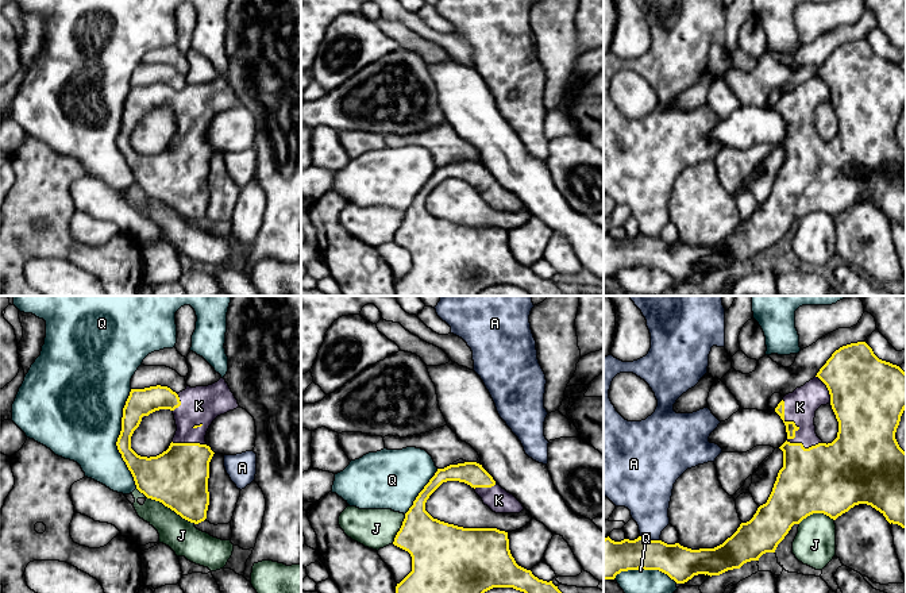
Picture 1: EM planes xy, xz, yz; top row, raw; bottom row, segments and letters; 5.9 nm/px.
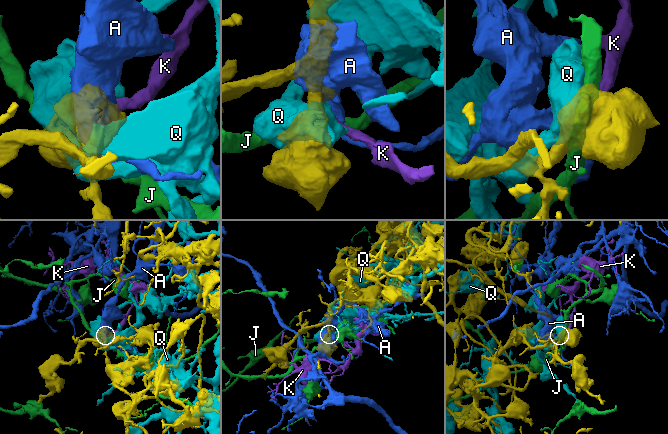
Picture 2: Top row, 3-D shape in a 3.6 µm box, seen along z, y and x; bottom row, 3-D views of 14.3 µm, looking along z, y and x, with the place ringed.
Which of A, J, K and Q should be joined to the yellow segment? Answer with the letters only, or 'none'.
K

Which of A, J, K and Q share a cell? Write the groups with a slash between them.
A / J / K / Q

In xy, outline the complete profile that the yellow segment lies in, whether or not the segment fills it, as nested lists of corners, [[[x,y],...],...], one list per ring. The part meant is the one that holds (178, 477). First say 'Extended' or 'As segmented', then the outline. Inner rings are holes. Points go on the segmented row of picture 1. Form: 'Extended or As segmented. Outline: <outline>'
Extended. Outline: [[[224,378],[208,386],[186,386],[180,393],[161,385],[131,389],[116,446],[136,489],[190,523],[204,521],[209,505],[209,462],[215,454],[205,435],[217,416],[236,408],[238,400]],[[159,409],[173,412],[176,435],[162,454],[140,457],[131,448],[131,436],[146,416]]]

